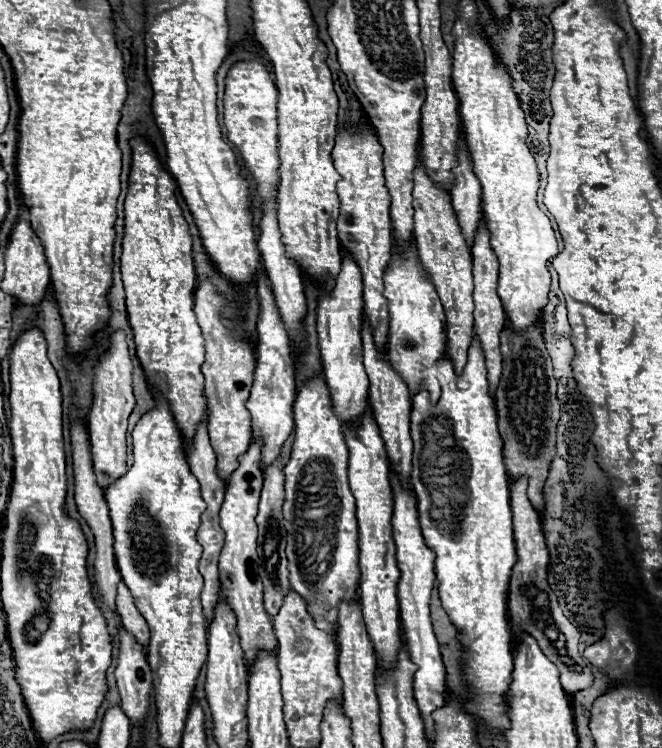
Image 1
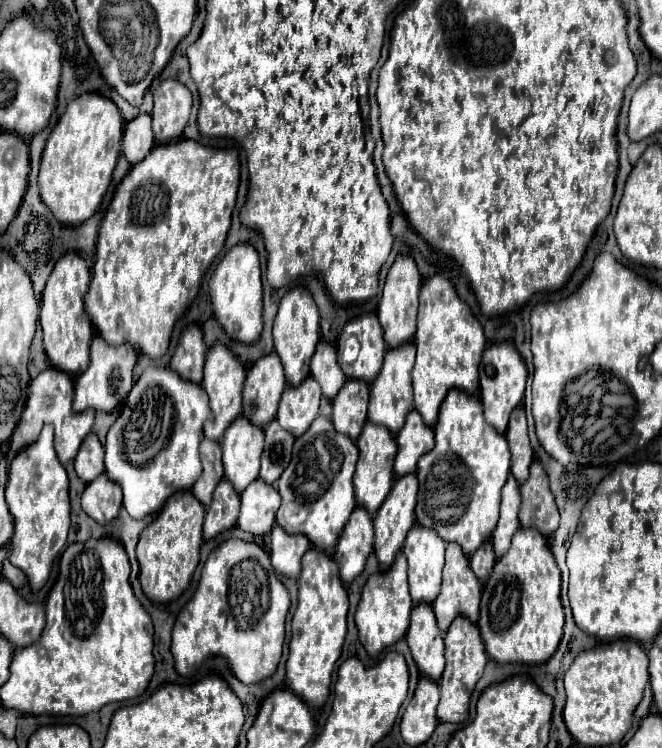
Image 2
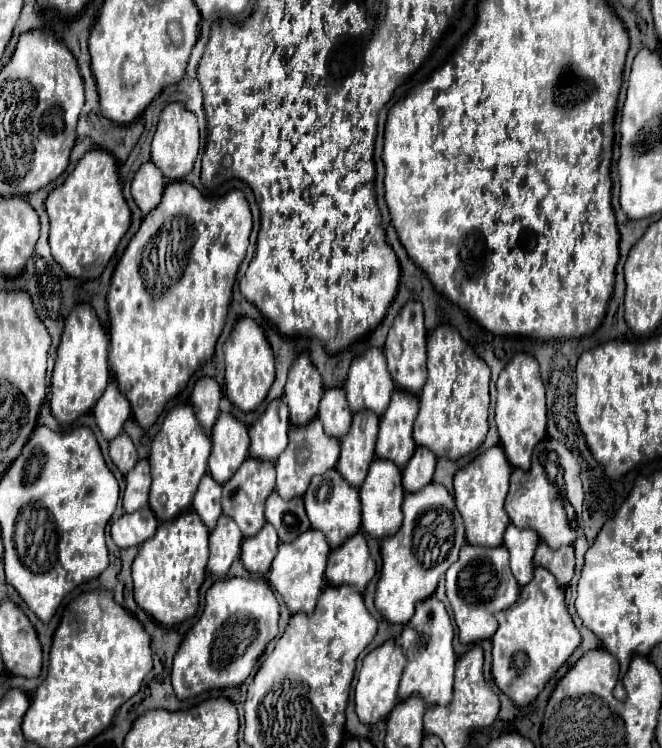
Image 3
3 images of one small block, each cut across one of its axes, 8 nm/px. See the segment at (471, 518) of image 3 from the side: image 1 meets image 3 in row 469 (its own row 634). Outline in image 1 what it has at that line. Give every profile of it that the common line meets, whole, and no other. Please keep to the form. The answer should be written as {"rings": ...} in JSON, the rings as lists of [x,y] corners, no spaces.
{"rings":[[[472,338],[470,350],[468,350],[468,364],[464,366],[462,374],[454,372],[454,366],[448,358],[442,358],[442,362],[438,362],[438,374],[440,374],[440,384],[442,384],[442,396],[436,404],[430,402],[430,394],[426,390],[420,390],[414,398],[412,398],[412,440],[414,440],[414,470],[412,470],[412,488],[414,494],[418,498],[418,512],[420,512],[420,526],[422,526],[422,534],[426,538],[426,544],[436,552],[436,578],[438,578],[438,590],[440,590],[440,600],[444,610],[448,612],[452,624],[458,628],[460,632],[460,642],[466,650],[464,656],[464,676],[468,686],[474,692],[474,698],[470,702],[464,704],[464,710],[470,712],[472,716],[476,716],[478,724],[486,724],[488,728],[492,728],[492,732],[504,732],[510,726],[510,720],[506,716],[506,694],[508,694],[508,686],[512,682],[512,630],[510,624],[506,620],[506,596],[508,596],[508,584],[510,584],[510,574],[512,574],[512,566],[516,564],[516,550],[514,550],[514,540],[512,540],[512,510],[510,510],[510,482],[508,482],[508,474],[502,462],[502,438],[498,434],[498,426],[496,426],[496,406],[494,400],[488,392],[488,378],[486,378],[486,360],[482,354],[482,346],[478,342],[478,338]]]}

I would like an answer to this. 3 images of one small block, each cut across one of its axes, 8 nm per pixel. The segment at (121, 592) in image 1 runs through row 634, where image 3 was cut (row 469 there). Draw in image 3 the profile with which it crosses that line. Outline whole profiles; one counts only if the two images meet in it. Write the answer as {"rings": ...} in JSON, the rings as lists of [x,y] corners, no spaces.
{"rings":[[[140,460],[130,474],[126,474],[126,490],[124,490],[124,510],[136,512],[144,506],[148,506],[148,494],[150,494],[150,466],[148,460]]]}

